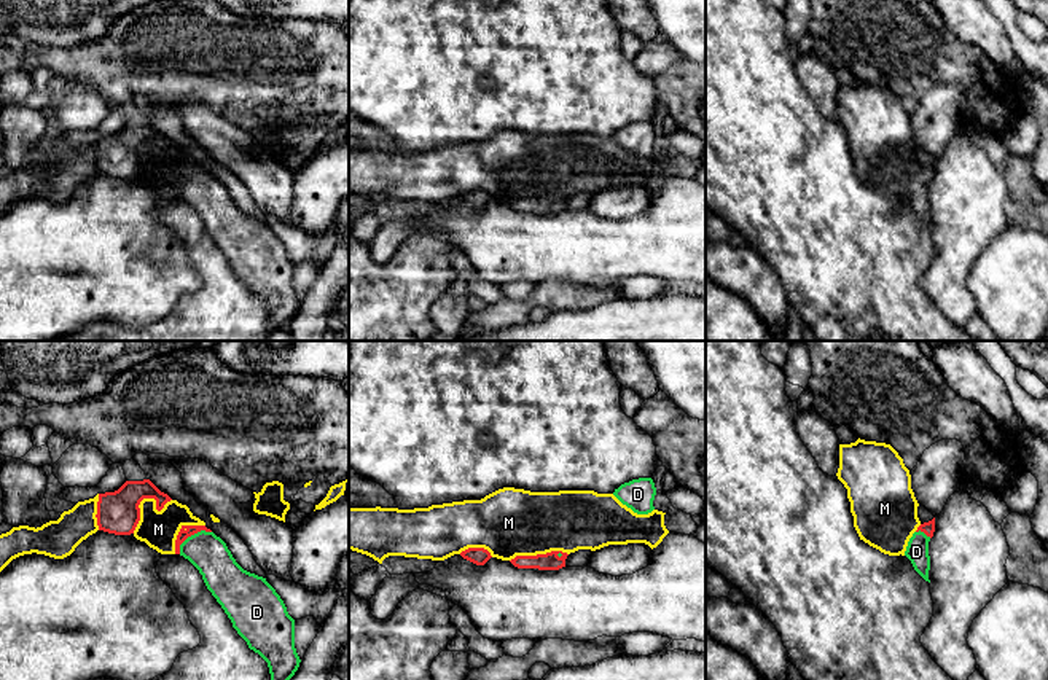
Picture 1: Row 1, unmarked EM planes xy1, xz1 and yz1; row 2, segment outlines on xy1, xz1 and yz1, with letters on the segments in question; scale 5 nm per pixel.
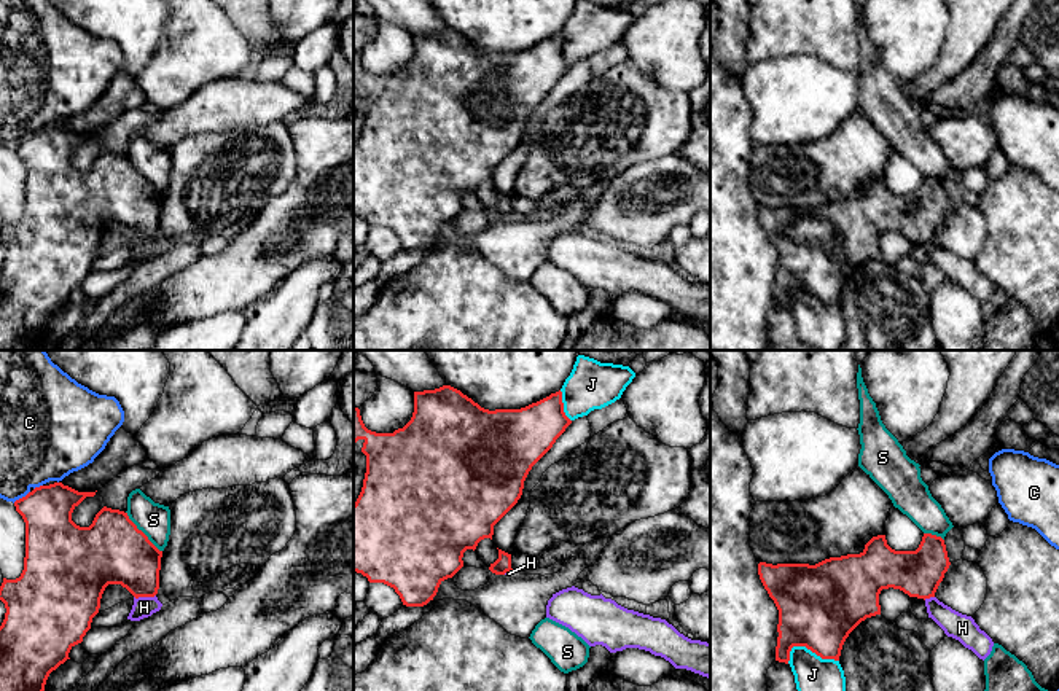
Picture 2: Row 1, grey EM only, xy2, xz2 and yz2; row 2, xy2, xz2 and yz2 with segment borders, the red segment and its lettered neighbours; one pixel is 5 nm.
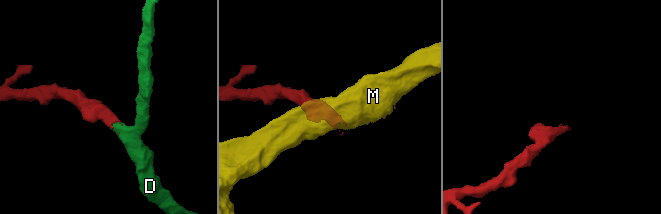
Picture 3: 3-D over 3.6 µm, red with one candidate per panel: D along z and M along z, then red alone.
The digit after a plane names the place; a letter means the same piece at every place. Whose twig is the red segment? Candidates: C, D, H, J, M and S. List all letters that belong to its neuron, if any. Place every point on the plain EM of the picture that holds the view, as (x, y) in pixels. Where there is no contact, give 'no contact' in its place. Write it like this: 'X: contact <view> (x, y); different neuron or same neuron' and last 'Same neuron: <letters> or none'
C: contact xy2 (37, 131); different neuron
D: contact xy1 (191, 177); same neuron
H: contact xy2 (144, 239); different neuron
J: contact yz2 (808, 292); different neuron
M: contact xy1 (144, 140); different neuron
S: contact xy2 (142, 175); different neuron
Same neuron: D

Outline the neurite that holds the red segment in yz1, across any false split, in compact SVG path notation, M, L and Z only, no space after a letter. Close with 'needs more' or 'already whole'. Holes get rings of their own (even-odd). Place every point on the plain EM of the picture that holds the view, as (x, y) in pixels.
M935 161L929 166L924 166L917 170L913 180L908 185L905 199L911 204L914 213L930 226L930 199L929 199L929 185L935 175Z; needs more

